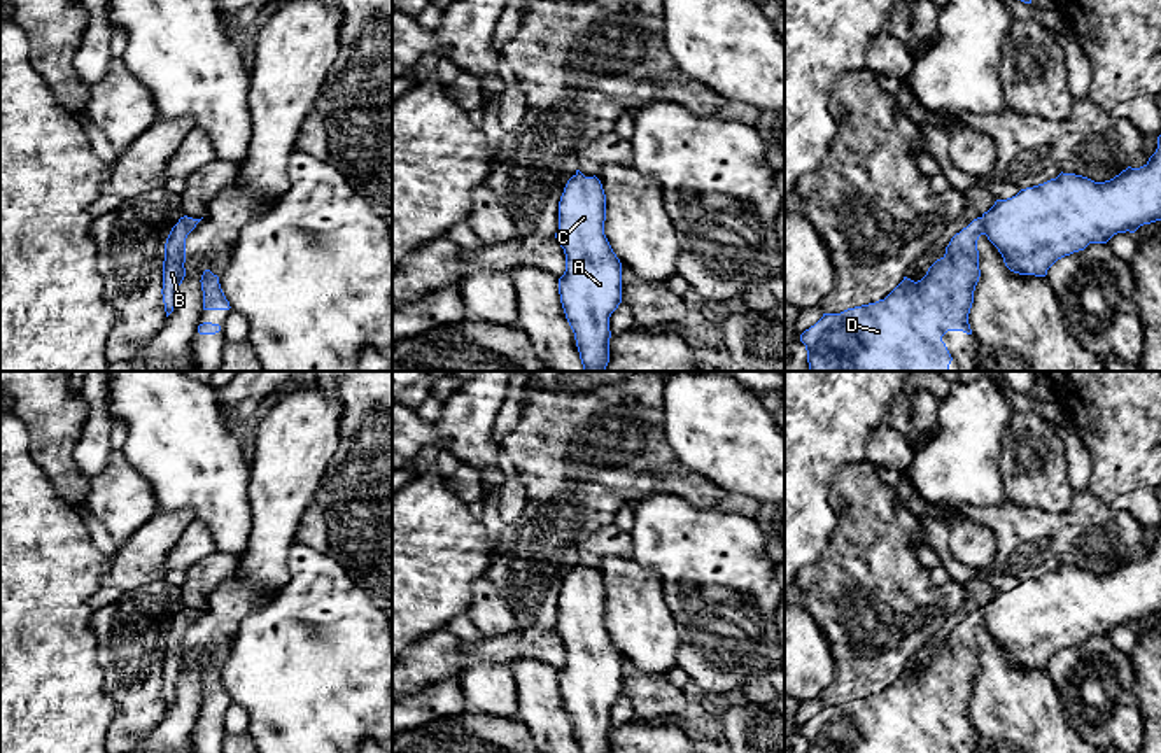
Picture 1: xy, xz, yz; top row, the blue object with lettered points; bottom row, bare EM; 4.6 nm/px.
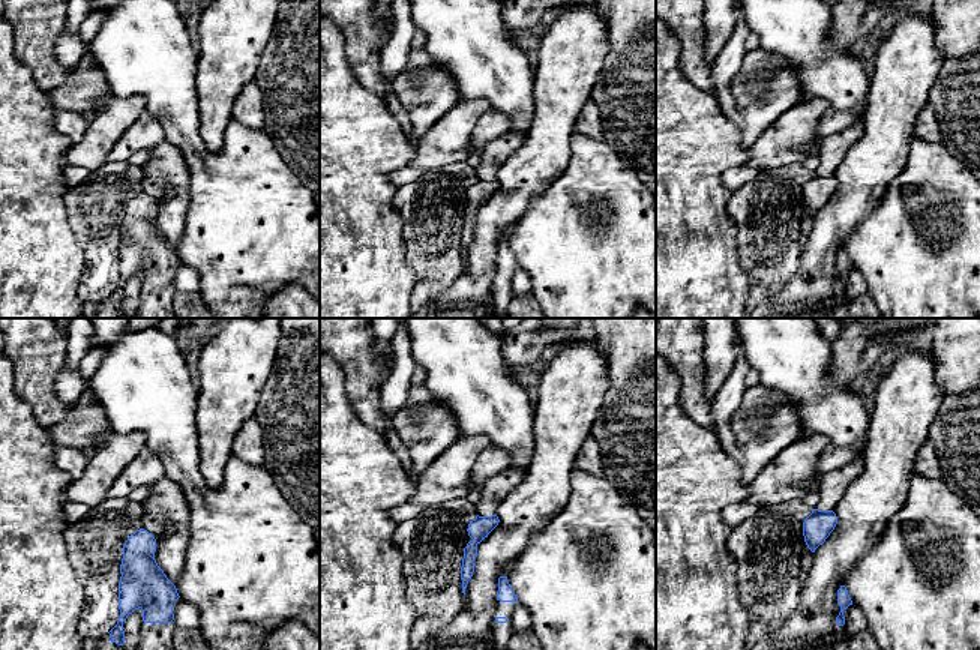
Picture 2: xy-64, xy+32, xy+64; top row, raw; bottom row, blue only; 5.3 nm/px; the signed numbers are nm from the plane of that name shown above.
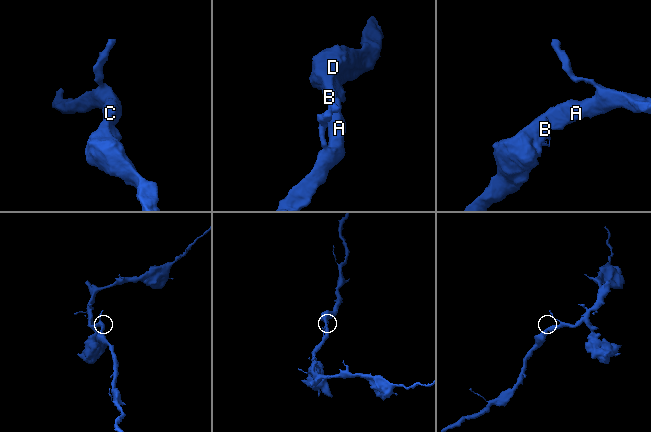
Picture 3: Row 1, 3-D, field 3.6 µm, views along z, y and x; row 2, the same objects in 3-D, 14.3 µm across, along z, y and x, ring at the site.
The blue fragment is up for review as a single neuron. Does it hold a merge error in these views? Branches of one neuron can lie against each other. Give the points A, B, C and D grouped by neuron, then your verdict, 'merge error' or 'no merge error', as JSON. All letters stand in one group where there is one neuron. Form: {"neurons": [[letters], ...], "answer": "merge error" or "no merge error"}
{"neurons": [["A", "B", "C", "D"]], "answer": "no merge error"}

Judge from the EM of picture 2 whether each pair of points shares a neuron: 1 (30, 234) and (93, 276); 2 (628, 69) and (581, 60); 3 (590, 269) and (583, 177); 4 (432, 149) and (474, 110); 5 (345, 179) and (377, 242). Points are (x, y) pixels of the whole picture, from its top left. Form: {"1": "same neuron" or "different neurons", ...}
{"1": "different neurons", "2": "different neurons", "3": "same neuron", "4": "same neuron", "5": "same neuron"}

